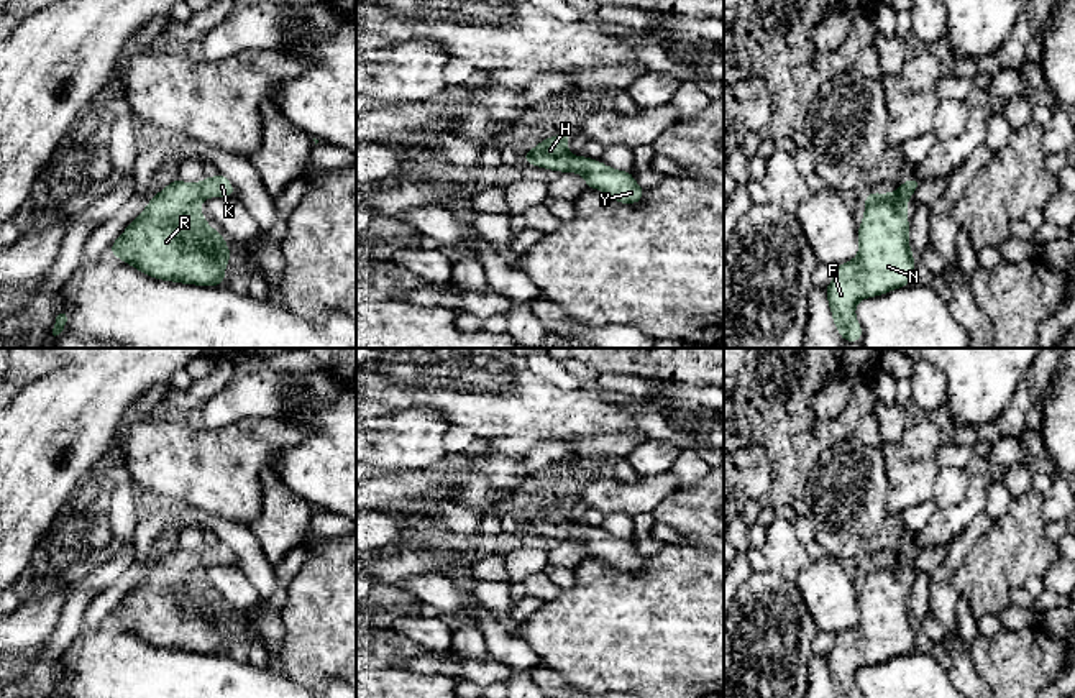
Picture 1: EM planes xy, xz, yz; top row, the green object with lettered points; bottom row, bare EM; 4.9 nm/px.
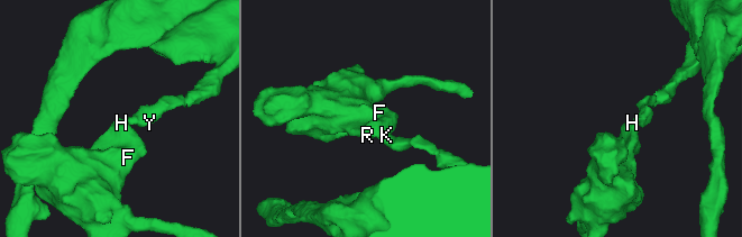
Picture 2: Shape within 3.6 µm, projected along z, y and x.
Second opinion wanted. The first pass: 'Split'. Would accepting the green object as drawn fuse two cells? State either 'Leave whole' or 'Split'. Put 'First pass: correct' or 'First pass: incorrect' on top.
First pass: incorrect
Leave whole

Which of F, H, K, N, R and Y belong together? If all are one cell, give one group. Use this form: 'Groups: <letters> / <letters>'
Groups: F H K N R Y

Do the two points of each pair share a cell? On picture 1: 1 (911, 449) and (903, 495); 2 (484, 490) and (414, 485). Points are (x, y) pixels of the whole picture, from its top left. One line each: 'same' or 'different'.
1: same
2: same

